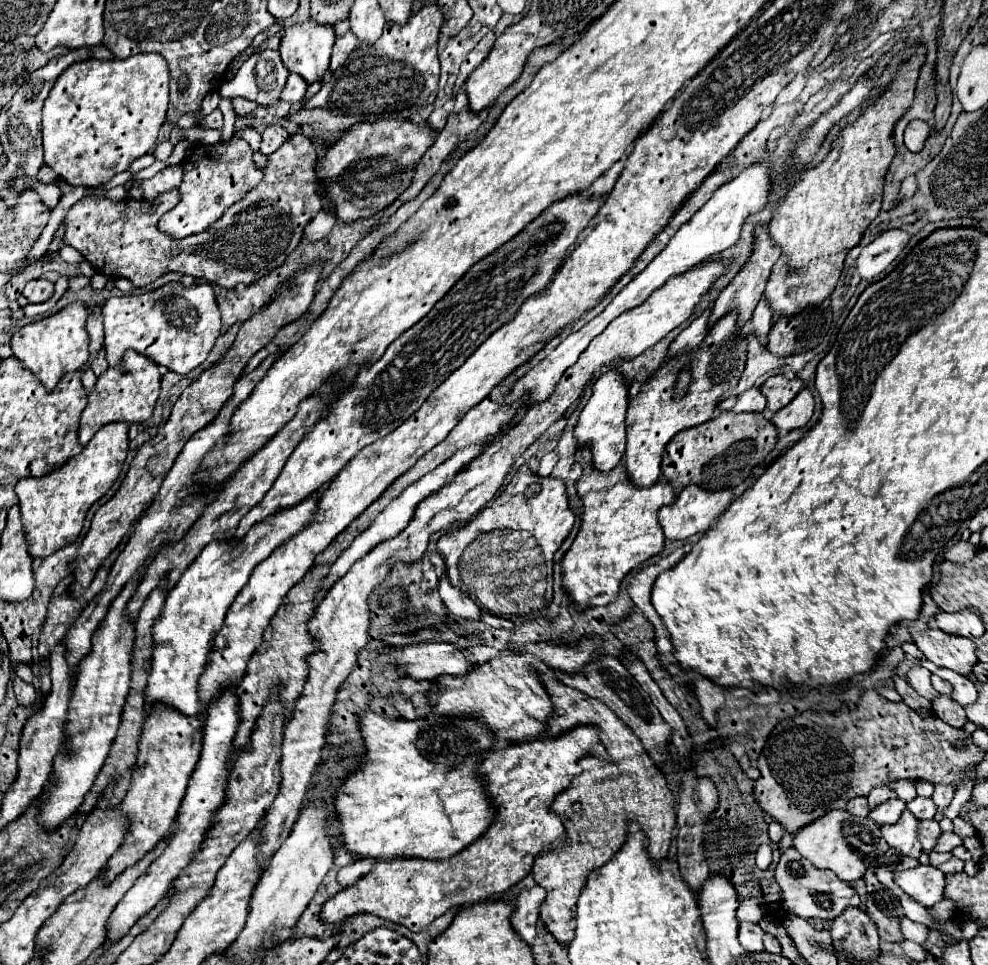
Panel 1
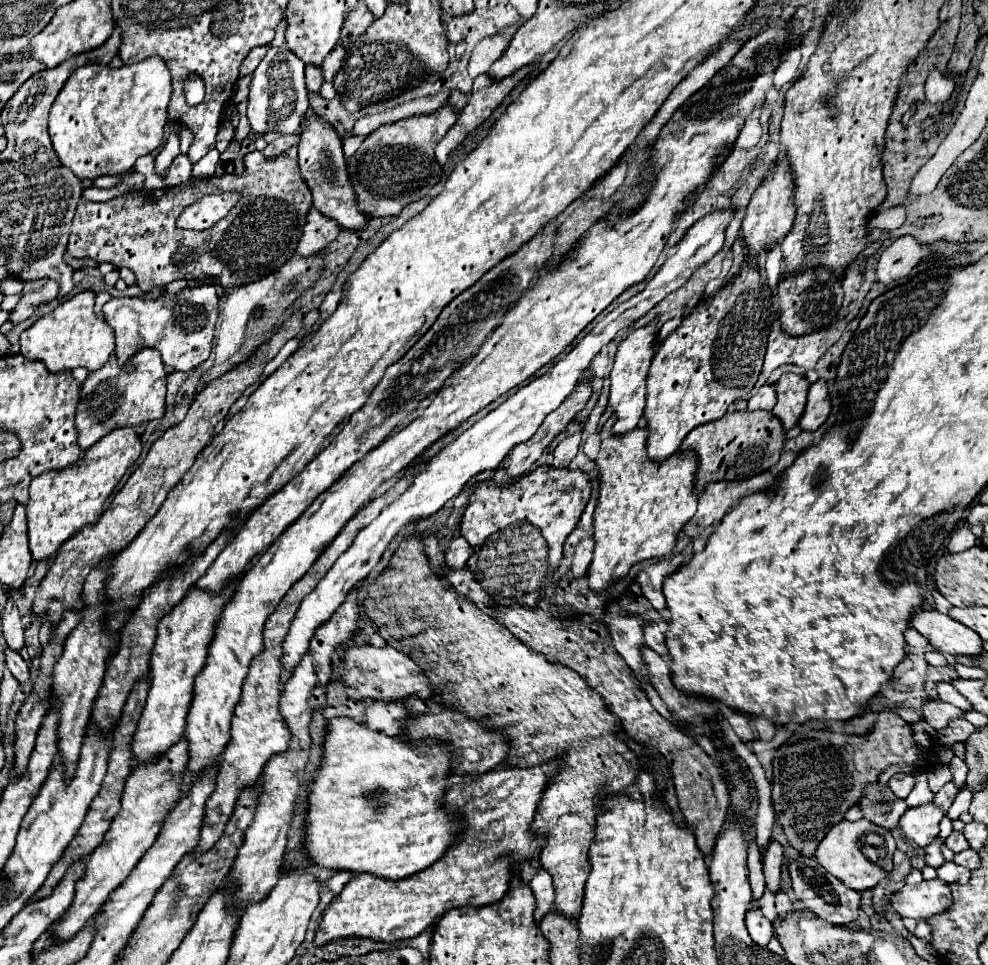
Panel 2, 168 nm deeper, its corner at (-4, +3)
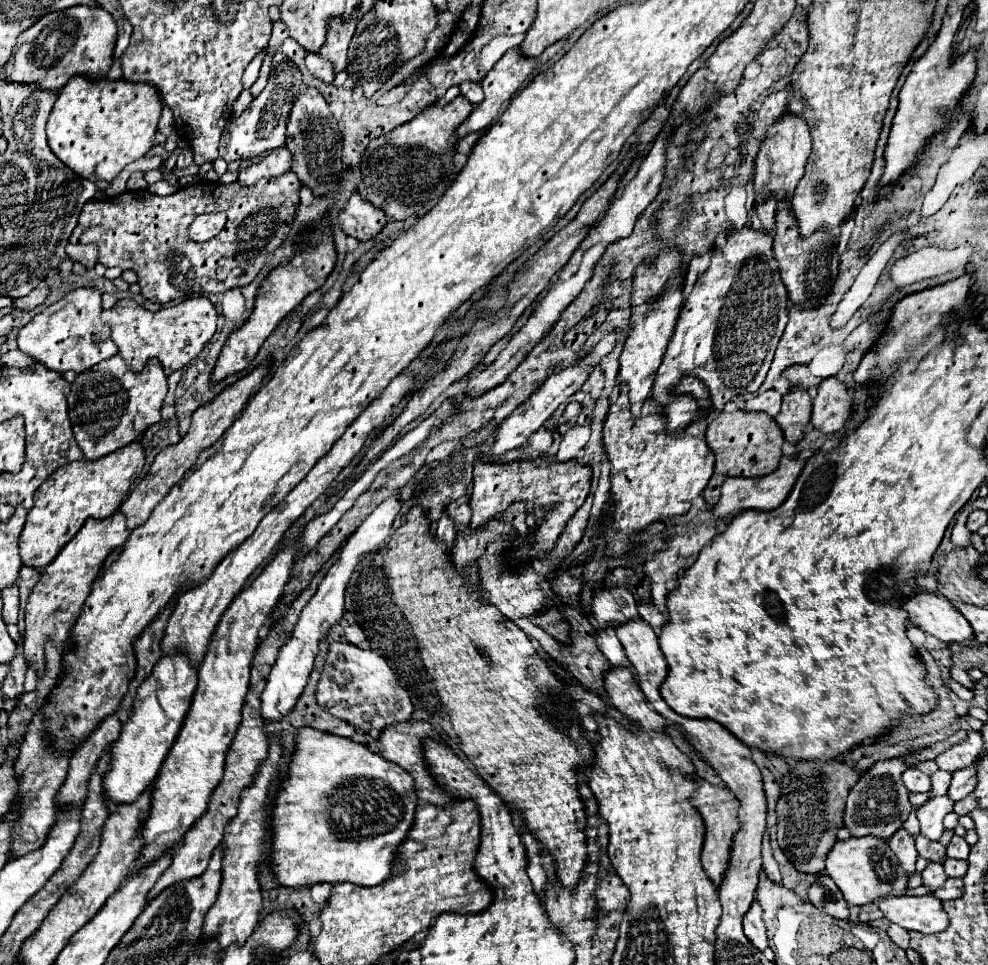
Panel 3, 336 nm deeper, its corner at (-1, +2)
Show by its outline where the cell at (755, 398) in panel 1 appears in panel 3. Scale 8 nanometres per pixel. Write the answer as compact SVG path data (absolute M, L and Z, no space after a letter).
M766 390L766 392L750 398L746 402L746 410L760 410L774 418L780 412L780 404L782 404L782 394L778 390Z

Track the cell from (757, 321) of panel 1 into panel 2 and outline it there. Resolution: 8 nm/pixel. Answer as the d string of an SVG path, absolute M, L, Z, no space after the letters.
M777 245L765 257L765 277L767 277L767 285L771 287L771 291L775 291L781 279L781 247Z

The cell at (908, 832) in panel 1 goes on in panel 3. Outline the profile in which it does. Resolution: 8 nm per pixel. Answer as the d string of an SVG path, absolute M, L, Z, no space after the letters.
M948 796L930 798L924 806L920 806L918 808L918 822L920 822L922 834L928 836L930 840L938 840L944 832L942 820L952 810L952 806L954 806L954 802Z

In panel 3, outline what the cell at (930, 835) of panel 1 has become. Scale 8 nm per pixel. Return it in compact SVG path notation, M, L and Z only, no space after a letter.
M932 862L932 864L922 872L922 884L924 884L930 892L938 890L944 882L946 882L946 874L944 874L944 866L942 866L942 864Z

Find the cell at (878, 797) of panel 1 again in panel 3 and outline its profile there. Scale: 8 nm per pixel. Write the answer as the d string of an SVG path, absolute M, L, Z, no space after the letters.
M908 768L904 774L902 774L902 782L906 786L906 790L910 792L928 792L930 790L930 776L920 772L918 768Z

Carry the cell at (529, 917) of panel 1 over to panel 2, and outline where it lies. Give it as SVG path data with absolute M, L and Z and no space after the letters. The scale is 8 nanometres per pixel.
M531 861L531 865L537 867L537 873L533 875L529 887L531 887L535 901L537 901L537 909L535 909L533 917L535 917L535 923L539 923L549 911L553 911L555 889L553 889L553 883L551 883L551 875L547 871L543 871L537 861Z

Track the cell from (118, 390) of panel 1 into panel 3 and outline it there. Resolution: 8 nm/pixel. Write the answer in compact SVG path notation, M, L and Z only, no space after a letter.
M112 356L80 372L68 394L68 416L74 438L86 460L102 458L142 436L148 426L160 420L160 408L166 392L166 374L156 358L150 358L142 372L128 370L120 356Z

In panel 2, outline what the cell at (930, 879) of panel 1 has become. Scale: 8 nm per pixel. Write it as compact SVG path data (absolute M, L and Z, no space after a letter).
M923 879L915 887L903 885L897 899L893 899L893 905L901 917L927 919L951 907L951 891L949 885L939 879Z

